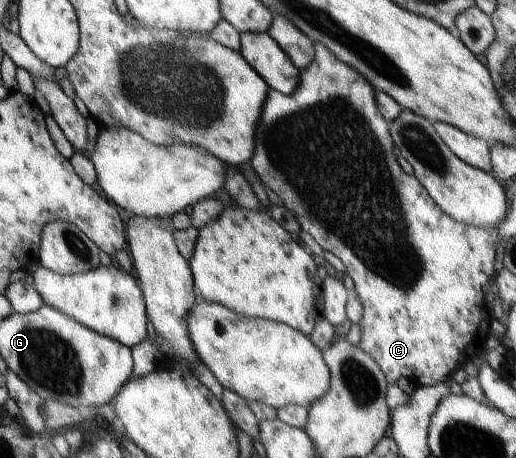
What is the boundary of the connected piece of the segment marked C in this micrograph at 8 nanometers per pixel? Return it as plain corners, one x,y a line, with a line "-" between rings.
314,43
314,58
309,67
299,73
298,85
291,95
285,95
275,89
267,91
267,99
261,107
261,119
257,123
255,135
257,147
253,149
253,157
249,159
254,172
262,183
279,195
281,203
307,231
324,251
329,251
341,259
347,275
353,279
355,291
363,306
360,321
361,340
358,344
365,353
369,353
379,365
388,384
396,384
401,378
413,381
415,385
435,385
441,379
451,378
455,372
480,356
486,349
489,337
491,313
485,305
483,285
490,284
496,277
495,250
499,243
498,229
495,227
473,227
465,225
449,217
429,195
428,190
419,183
414,173
408,174
398,162
393,152
394,143
388,130
388,121
380,114
375,101
375,90
363,75
353,71
349,65
341,63
332,51
323,43

